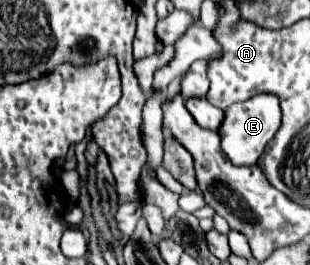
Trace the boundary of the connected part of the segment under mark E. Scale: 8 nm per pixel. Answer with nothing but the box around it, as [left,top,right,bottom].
[220,94,282,166]

